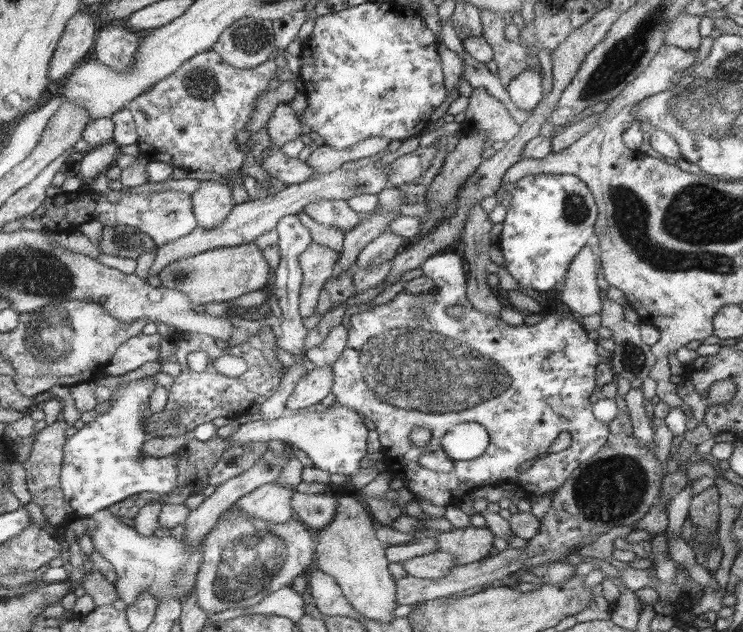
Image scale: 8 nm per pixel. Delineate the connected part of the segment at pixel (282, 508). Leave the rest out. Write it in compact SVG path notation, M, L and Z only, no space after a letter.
M272 482L260 486L254 492L240 498L235 504L246 517L264 519L274 524L288 523L296 518L292 502L292 496L296 491Z

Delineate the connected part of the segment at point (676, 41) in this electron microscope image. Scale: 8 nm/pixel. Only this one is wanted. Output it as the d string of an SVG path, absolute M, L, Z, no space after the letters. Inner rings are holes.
M682 10L670 24L670 30L664 34L665 46L676 46L677 48L697 52L701 45L701 36L699 27L702 18L692 16L685 10Z

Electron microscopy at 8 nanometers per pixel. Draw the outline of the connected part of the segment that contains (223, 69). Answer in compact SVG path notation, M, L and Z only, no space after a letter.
M212 50L194 56L173 75L158 82L150 90L146 90L129 102L127 108L133 112L137 123L137 144L140 156L149 158L151 161L166 162L174 168L215 172L220 176L226 176L229 172L238 170L245 160L244 154L238 150L234 134L246 128L245 124L252 119L257 96L268 90L268 80L276 72L280 74L280 68L272 60L266 61L258 68L246 71L228 65L222 61L220 53Z

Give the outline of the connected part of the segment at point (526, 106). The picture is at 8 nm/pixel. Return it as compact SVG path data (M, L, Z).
M531 67L514 78L506 90L512 102L524 112L530 112L542 99L542 82L540 74Z

